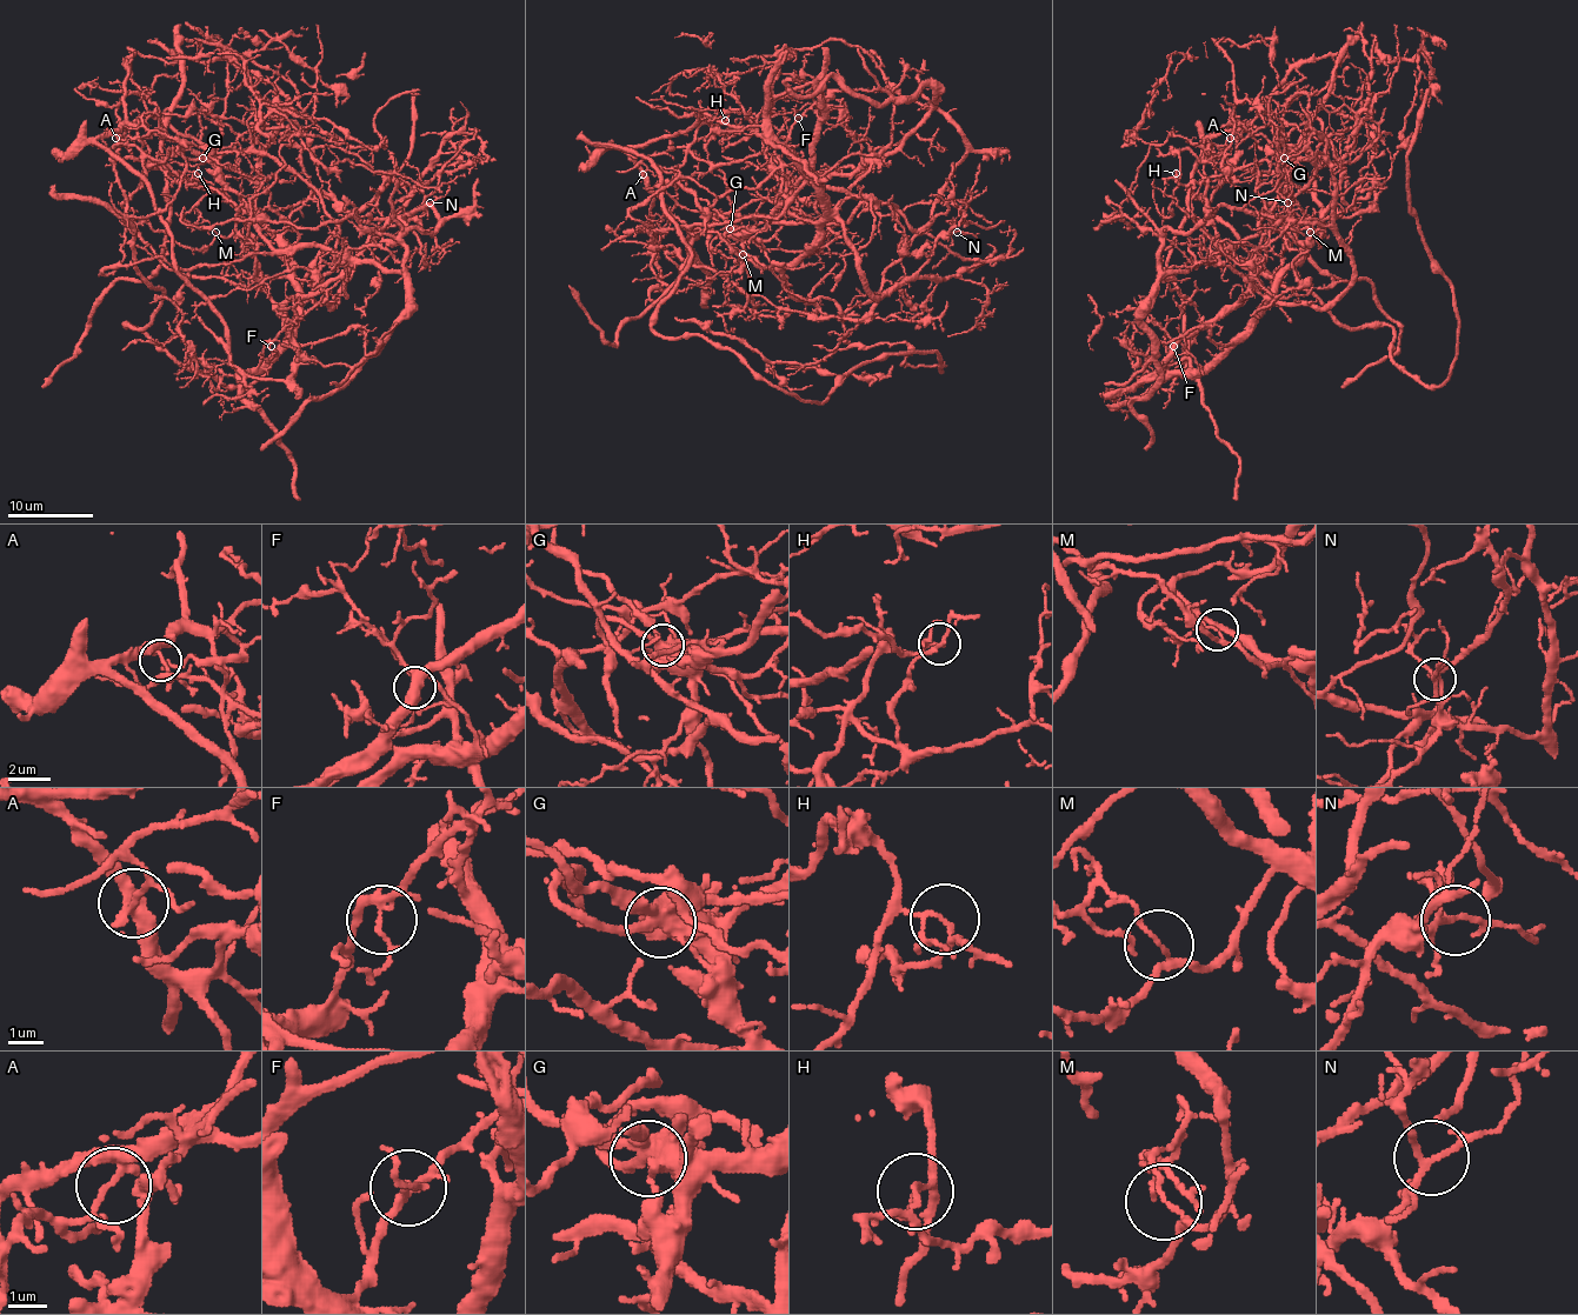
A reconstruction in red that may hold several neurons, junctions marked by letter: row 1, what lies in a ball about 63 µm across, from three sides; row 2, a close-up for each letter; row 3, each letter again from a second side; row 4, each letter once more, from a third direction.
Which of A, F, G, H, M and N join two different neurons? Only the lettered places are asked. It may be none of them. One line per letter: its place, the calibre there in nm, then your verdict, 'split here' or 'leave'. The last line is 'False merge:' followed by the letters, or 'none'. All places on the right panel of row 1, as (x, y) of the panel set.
A: place (1230, 138); calibre 170 nm; split here
F: place (1173, 346); calibre 160 nm; leave
G: place (1284, 158); calibre 480 nm; split here
H: place (1176, 173); calibre 120 nm; split here
M: place (1310, 232); calibre 100 nm; split here
N: place (1287, 202); calibre 150 nm; leave
False merge: A, G, H, M

